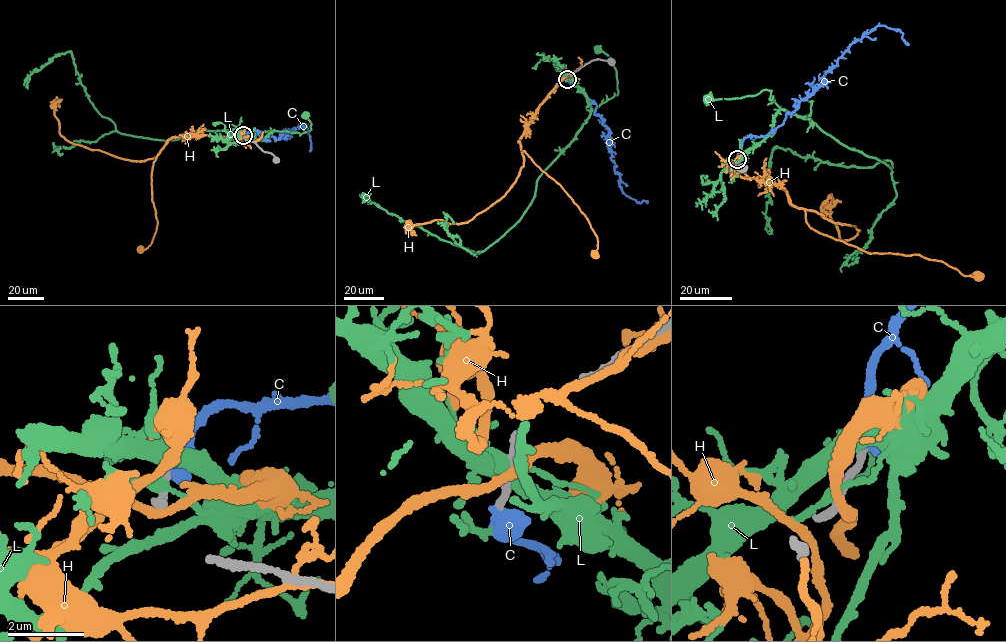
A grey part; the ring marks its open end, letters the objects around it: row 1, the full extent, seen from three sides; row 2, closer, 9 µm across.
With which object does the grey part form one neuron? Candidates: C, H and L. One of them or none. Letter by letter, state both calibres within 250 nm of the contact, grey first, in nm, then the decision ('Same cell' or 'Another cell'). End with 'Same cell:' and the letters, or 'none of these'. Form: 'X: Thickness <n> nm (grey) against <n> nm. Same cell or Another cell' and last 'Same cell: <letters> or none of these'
C: Thickness 200 nm (grey) against 400 nm. Same cell
H: Thickness 280 nm (grey) against 240 nm. Another cell
L: Thickness 300 nm (grey) against 200 nm. Another cell
Same cell: C

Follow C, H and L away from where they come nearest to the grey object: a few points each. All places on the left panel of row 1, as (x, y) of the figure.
C: (243, 135), (259, 131), (269, 141), (272, 136), (284, 138), (294, 128), (306, 125), (310, 151)
H: (243, 137), (207, 135), (168, 140), (153, 163), (151, 177), (156, 231), (148, 247), (140, 249)
L: (243, 136), (260, 140), (274, 131), (300, 135), (311, 129), (305, 114)

